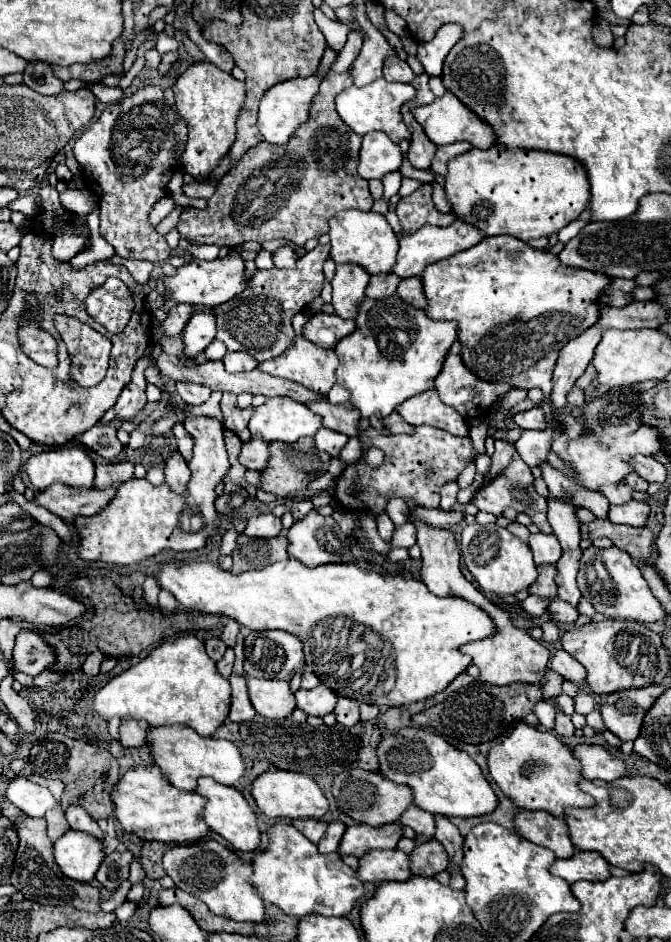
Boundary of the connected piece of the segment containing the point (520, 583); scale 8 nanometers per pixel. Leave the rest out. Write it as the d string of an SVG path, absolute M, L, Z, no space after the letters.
M496 524L466 526L460 536L460 550L466 568L470 570L470 574L476 578L476 582L486 594L494 594L494 596L516 594L520 590L530 588L538 576L532 560L532 550L522 540L512 536L506 528L500 528Z

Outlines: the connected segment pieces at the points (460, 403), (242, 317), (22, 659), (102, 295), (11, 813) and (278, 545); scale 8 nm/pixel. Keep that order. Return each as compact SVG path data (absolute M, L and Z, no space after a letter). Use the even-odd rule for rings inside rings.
M450 354L444 362L440 376L436 378L436 390L444 404L452 406L464 418L478 418L484 410L498 404L510 390L512 384L486 382L472 376L460 356Z
M328 244L316 246L314 250L298 258L296 268L262 270L250 280L250 288L246 290L246 294L236 296L234 300L228 300L226 304L220 304L218 308L198 308L198 310L214 312L218 320L216 338L222 340L230 352L244 350L250 356L254 356L258 362L280 356L284 348L292 346L294 342L292 316L304 310L308 302L312 302L322 292L322 282L324 282L322 266L328 254L330 254Z
M22 630L16 636L14 662L16 662L18 672L38 676L48 666L54 664L54 652L52 652L52 648L48 648L48 644L36 632Z
M110 277L86 298L86 308L110 334L120 334L132 316L132 294L120 280Z
M2 802L2 816L8 818L16 818L16 828L18 828L18 836L20 836L20 846L16 852L16 860L14 860L14 870L10 874L12 878L12 886L16 886L24 898L28 900L36 900L40 904L68 904L74 906L78 910L86 910L86 912L98 912L100 910L100 892L96 886L92 884L80 884L76 880L68 880L60 868L54 864L54 848L50 838L46 836L46 820L36 820L36 818L24 818L22 812L8 802Z
M240 534L236 538L236 550L232 552L232 574L240 574L246 570L264 568L272 562L282 562L288 558L286 552L288 540L284 536L276 536L270 540L264 538L250 538L246 534Z

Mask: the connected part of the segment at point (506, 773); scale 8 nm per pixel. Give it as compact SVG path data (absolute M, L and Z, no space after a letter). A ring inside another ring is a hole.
M520 722L504 742L496 744L488 752L488 770L498 788L518 806L526 810L544 810L552 816L562 816L566 806L586 808L594 804L594 798L578 788L582 780L580 762L572 756L552 732Z

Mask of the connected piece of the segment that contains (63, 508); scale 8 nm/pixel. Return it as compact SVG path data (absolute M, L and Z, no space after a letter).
M52 484L36 496L36 502L50 510L52 514L70 520L72 516L94 516L94 512L102 512L104 506L116 498L118 484L112 484L106 490L98 490L92 486L92 492L76 492L76 488L64 488L64 484Z

